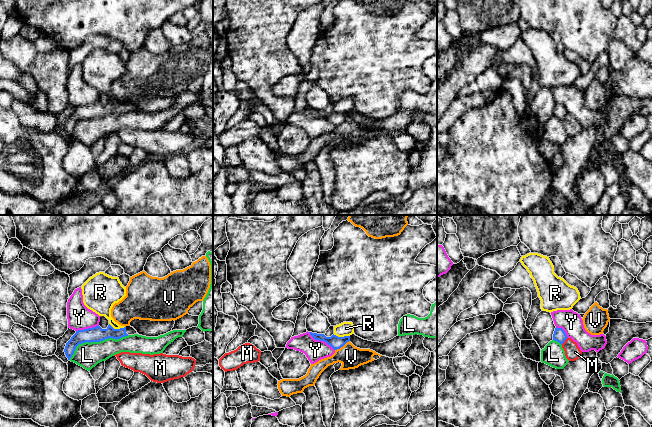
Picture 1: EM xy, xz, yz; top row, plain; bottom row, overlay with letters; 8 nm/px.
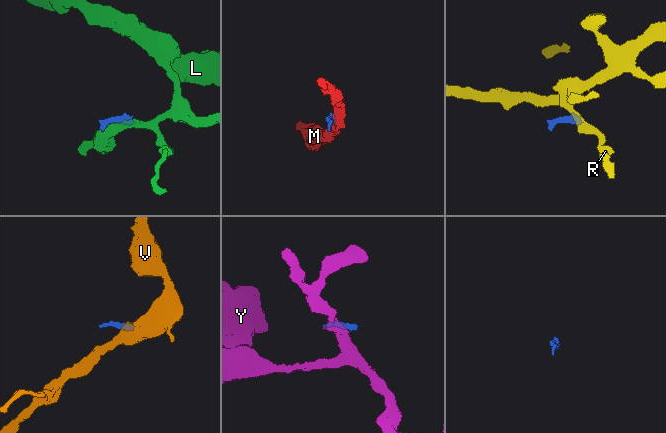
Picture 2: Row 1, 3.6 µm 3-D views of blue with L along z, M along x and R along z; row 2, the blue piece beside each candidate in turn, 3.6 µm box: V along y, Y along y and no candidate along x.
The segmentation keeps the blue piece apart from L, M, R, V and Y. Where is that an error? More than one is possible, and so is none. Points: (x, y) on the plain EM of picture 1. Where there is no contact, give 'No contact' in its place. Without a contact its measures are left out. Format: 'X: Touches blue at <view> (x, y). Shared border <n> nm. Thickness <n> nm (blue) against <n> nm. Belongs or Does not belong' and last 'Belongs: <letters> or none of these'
L: Touches blue at xy (96, 117). Shared border 500 nm. Thickness 130 nm (blue) against 200 nm. Does not belong
M: Touches blue at yz (564, 117). Shared border 80 nm. Thickness 100 nm (blue) against 130 nm. Does not belong
R: Touches blue at xz (341, 113). Shared border 140 nm. Thickness 100 nm (blue) against 110 nm. Does not belong
V: Touches blue at xz (342, 122). Shared border 150 nm. Thickness 100 nm (blue) against 190 nm. Does not belong
Y: Touches blue at xz (321, 116). Shared border 260 nm. Thickness 100 nm (blue) against 170 nm. Does not belong
Belongs: none of these

